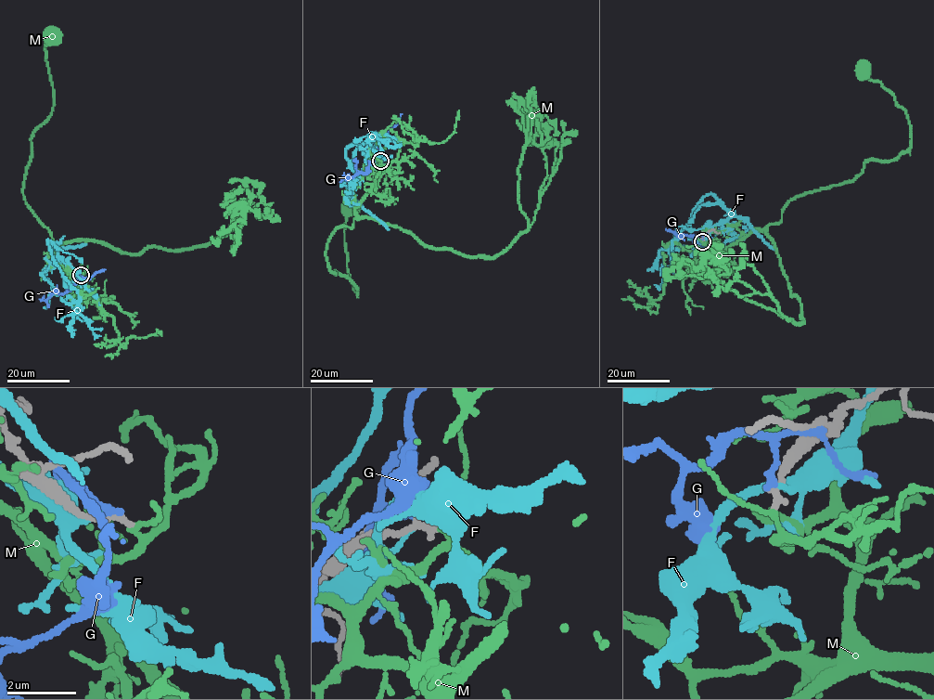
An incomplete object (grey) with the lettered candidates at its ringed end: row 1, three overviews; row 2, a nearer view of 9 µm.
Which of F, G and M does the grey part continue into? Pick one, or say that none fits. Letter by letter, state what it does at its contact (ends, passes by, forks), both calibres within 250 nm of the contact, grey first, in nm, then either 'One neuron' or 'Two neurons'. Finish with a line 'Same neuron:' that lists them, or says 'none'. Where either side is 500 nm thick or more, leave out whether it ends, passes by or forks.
F: It passes by. Thickness 280 nm (grey) against 130 nm. Two neurons
G: It ends there. Thickness 240 nm (grey) against 180 nm. Two neurons
M: It forks there. Thickness 200 nm (grey) against 130 nm. Two neurons
Same neuron: none

